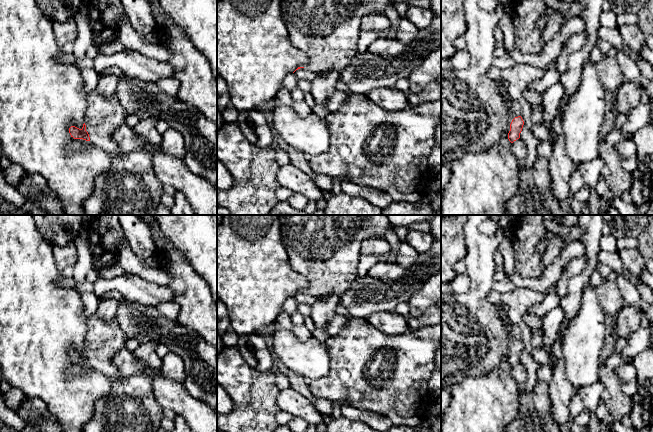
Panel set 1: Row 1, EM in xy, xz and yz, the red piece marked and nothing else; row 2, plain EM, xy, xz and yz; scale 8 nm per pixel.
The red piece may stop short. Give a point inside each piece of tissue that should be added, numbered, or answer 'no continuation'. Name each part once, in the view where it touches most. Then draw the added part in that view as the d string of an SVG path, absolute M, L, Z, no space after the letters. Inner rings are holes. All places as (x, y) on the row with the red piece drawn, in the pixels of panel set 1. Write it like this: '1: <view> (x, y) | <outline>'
1: yz (474, 115) | M464 0L465 41L471 57L470 64L462 70L441 69L441 165L450 166L468 152L488 150L499 142L504 133L509 133L512 120L521 116L520 104L510 97L511 105L508 106L497 81L488 76L497 48L494 29L507 4L500 3L494 12L488 13L480 8L479 2Z

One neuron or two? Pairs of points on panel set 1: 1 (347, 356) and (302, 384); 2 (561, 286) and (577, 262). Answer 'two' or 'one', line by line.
1: two
2: one

